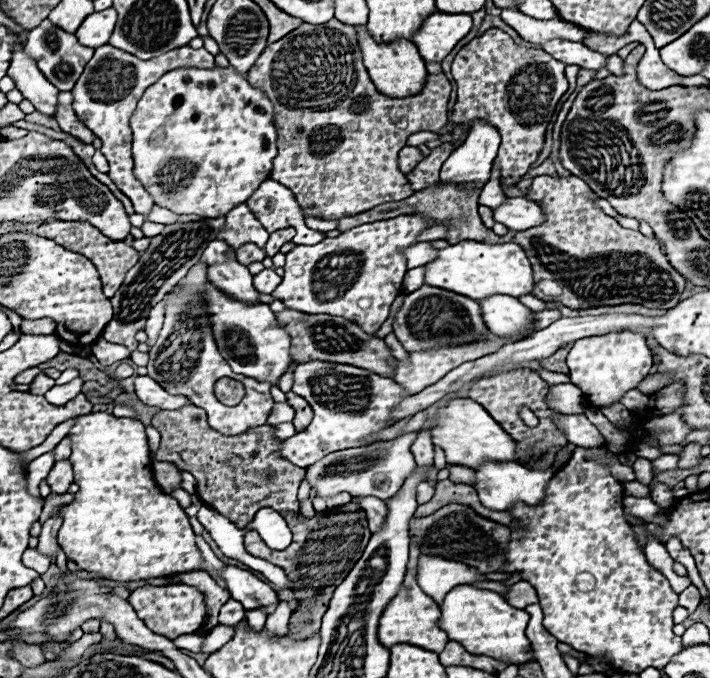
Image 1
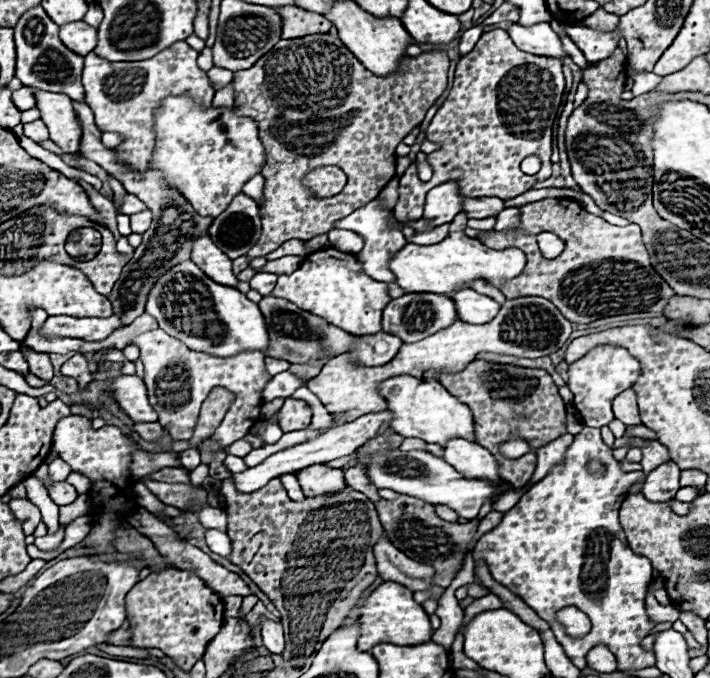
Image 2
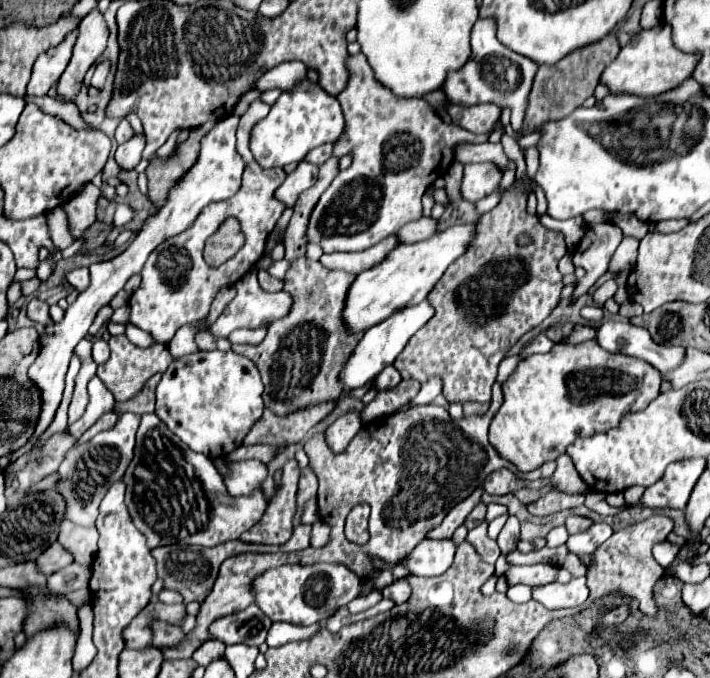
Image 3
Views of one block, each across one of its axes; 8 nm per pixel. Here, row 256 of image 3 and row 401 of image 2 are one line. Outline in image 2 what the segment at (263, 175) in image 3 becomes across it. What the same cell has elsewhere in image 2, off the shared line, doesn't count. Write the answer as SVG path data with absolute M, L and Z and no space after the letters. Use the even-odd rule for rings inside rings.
M160 328L138 334L136 338L132 338L132 344L140 348L140 360L146 368L144 384L148 388L148 402L158 412L158 422L162 424L162 428L168 432L172 440L192 438L192 430L196 426L200 406L208 398L208 394L218 386L234 392L236 398L230 404L230 410L226 412L220 426L210 436L210 440L218 442L220 446L228 446L234 440L246 436L252 424L260 418L262 390L272 378L264 372L262 352L252 350L252 352L236 354L232 358L218 358L206 352L188 350L182 342L176 342L176 338L166 336L166 332Z

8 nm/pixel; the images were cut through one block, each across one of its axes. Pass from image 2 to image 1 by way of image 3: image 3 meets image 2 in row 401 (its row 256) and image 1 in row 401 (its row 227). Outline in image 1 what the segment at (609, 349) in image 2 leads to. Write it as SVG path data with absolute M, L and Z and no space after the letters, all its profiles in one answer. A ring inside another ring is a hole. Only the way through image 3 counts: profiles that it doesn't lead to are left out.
M624 330L576 340L566 364L570 368L572 384L576 384L584 392L590 404L594 404L596 408L604 408L616 404L624 392L638 386L638 382L652 368L652 352L642 334Z

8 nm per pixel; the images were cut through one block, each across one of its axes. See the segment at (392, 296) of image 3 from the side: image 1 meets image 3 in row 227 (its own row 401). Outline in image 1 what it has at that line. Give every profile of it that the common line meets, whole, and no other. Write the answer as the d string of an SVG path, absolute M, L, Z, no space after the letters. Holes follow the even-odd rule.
M452 400L444 408L440 408L436 422L432 428L432 442L442 446L446 452L446 462L454 466L466 468L480 468L484 462L516 462L516 444L494 422L494 418L474 400Z

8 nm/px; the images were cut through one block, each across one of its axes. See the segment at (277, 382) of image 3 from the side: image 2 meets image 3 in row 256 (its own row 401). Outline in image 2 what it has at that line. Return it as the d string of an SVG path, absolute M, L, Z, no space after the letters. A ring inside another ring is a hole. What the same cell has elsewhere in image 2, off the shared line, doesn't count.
M286 398L284 406L280 408L280 428L284 432L304 430L310 426L312 420L312 408L304 400L292 400Z

